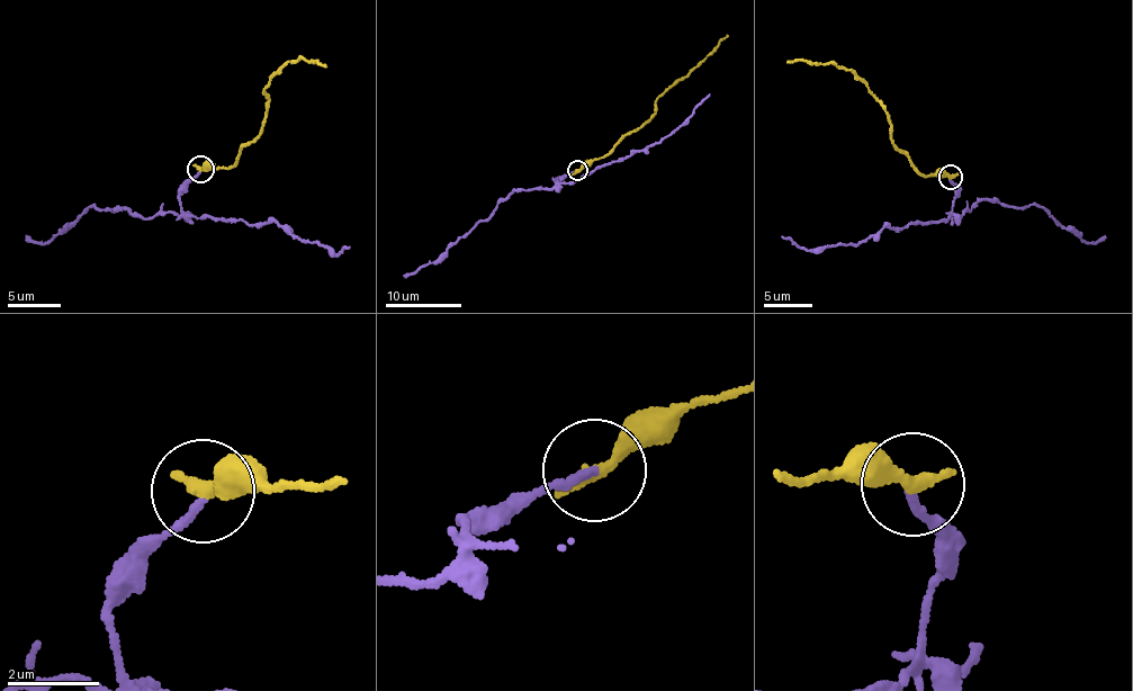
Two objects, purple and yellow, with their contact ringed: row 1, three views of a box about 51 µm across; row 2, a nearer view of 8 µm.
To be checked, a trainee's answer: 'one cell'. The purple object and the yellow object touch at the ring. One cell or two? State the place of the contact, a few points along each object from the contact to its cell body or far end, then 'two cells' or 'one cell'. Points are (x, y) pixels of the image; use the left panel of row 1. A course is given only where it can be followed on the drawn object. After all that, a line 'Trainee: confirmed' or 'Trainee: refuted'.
place (200, 169); course purple (199, 171), (179, 197), (178, 216), (158, 211), (141, 218), (123, 206), (95, 205), (46, 242), (25, 235); course yellow (199, 169), (226, 169), (236, 162), (240, 147), (260, 134), (269, 77), (302, 57), (325, 65); two cells
Trainee: refuted

